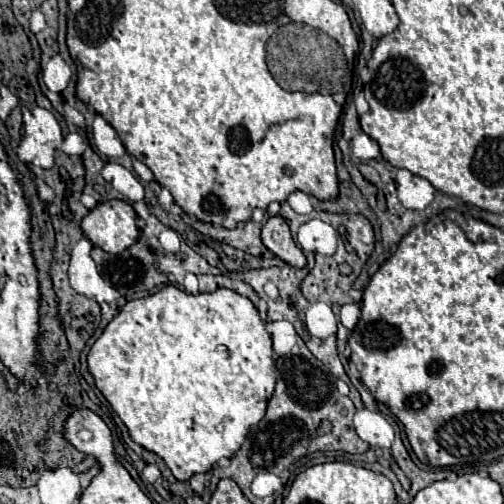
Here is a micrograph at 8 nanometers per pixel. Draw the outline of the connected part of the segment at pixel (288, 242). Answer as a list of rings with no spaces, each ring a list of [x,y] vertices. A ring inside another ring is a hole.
[[[273,216],[265,222],[263,230],[261,230],[261,238],[263,244],[275,254],[279,256],[283,262],[295,266],[295,268],[303,268],[305,266],[305,254],[297,248],[287,222],[281,216]]]

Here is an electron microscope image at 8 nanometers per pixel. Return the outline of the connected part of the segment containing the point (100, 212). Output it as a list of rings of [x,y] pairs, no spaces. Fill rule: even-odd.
[[[123,200],[97,204],[81,222],[85,236],[105,252],[123,252],[139,240],[137,214]]]

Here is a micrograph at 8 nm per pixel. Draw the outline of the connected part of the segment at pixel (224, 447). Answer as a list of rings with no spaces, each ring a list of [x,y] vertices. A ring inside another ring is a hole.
[[[169,284],[163,290],[159,290],[157,294],[153,294],[153,296],[127,302],[121,308],[121,312],[107,324],[107,328],[103,330],[99,340],[91,346],[87,362],[89,362],[91,374],[95,376],[97,388],[107,398],[107,402],[113,406],[113,410],[123,420],[123,424],[129,428],[131,438],[137,444],[141,444],[145,450],[155,452],[157,456],[161,456],[165,460],[165,464],[169,466],[169,470],[173,472],[173,476],[177,480],[181,480],[181,482],[189,480],[193,474],[209,472],[221,458],[231,458],[239,450],[239,446],[243,444],[249,428],[253,424],[257,424],[265,416],[267,402],[269,402],[269,398],[273,394],[273,388],[275,388],[273,346],[271,346],[271,336],[265,330],[265,322],[259,318],[259,312],[257,312],[257,308],[253,306],[253,302],[249,298],[243,298],[241,294],[235,294],[233,290],[227,290],[227,288],[219,288],[213,294],[197,294],[197,296],[193,296],[193,294],[187,294],[187,292],[183,292],[183,290],[179,290],[179,288]],[[225,418],[227,418],[227,426],[225,428],[217,428]]]

